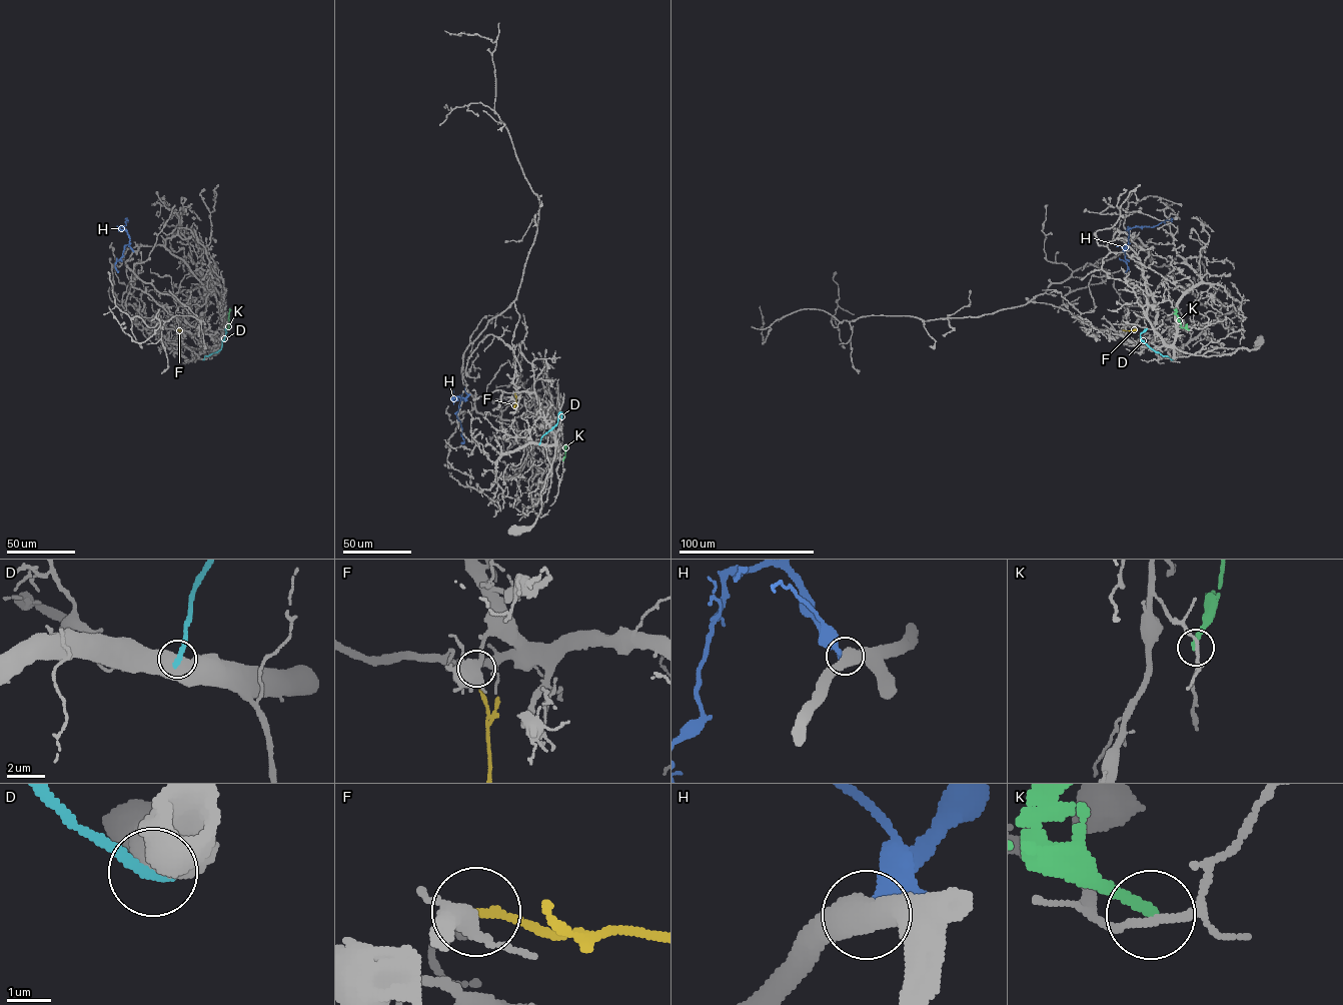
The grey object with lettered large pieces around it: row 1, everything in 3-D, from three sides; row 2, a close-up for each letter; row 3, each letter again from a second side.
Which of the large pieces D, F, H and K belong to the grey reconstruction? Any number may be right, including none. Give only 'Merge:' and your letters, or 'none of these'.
Merge: none of these

